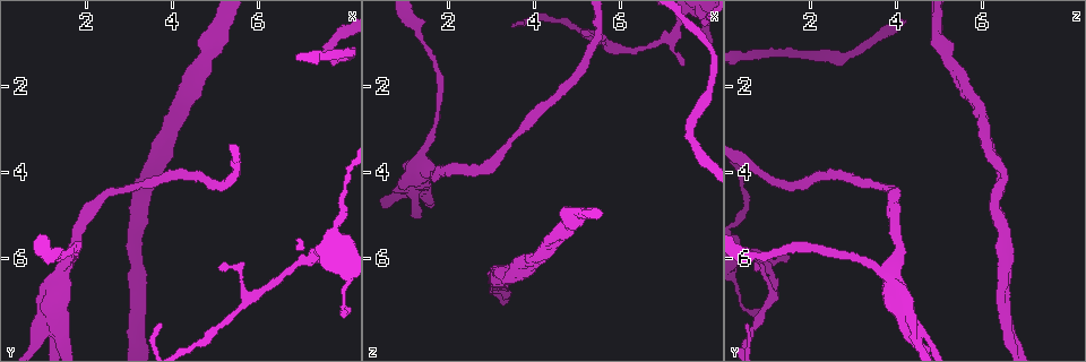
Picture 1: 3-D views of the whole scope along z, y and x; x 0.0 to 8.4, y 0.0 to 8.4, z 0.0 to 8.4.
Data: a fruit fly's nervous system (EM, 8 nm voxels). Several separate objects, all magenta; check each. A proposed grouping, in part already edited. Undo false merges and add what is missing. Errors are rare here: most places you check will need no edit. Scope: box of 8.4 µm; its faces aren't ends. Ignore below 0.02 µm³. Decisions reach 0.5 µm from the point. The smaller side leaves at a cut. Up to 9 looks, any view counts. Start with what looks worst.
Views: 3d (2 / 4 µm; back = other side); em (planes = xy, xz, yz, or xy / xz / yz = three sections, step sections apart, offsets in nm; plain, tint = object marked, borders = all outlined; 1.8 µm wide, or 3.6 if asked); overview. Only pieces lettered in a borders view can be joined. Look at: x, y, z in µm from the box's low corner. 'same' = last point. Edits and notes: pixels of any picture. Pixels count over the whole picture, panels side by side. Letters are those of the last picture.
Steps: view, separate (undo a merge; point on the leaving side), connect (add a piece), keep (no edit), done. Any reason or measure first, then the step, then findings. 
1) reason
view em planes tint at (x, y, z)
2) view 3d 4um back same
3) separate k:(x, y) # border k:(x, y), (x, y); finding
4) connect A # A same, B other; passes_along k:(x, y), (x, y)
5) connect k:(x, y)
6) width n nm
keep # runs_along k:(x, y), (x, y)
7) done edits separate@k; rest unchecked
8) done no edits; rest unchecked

calibre changes
view 3d 4um at (1.25, 7.45, 4.40)

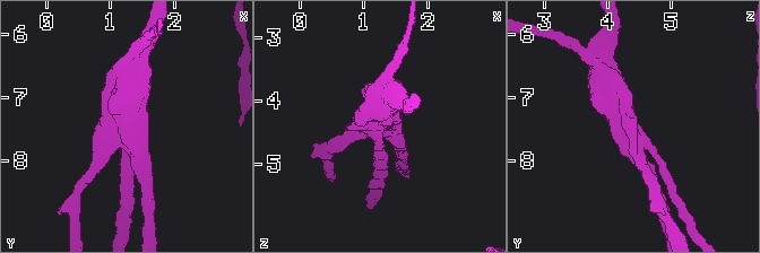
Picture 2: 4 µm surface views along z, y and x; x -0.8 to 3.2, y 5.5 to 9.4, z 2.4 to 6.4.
arms 4; need the tissue
view em 3.6um planes borders at (1.30, 7.50, 4.35)

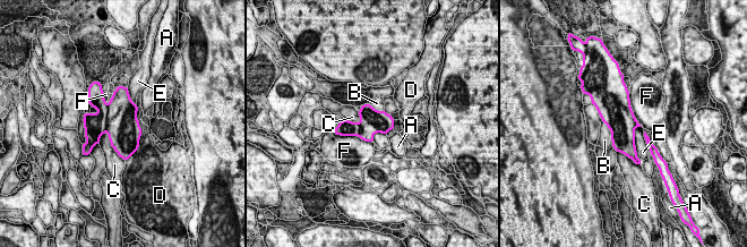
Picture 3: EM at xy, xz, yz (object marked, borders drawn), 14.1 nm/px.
keep # A other, B other, C other, D other, E other, F other; border 3:(637, 126), (635, 151), (642, 161); all the same neuron

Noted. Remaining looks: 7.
branch point
view em planes borders at (3.85, 3.10, 6.10)

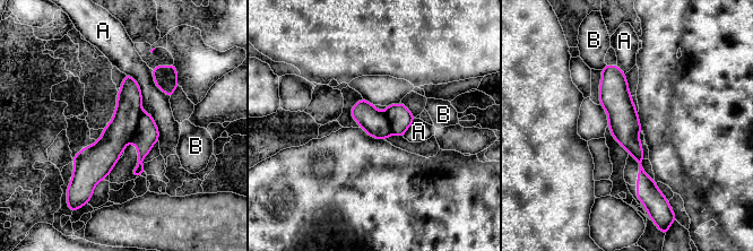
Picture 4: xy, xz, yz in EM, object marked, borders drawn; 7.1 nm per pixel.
keep # A other, B other; border 4:(126, 74), (158, 140); one neuron here

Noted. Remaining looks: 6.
an open end
view 3d 4um back at (7.50, 6.00, 1.55)

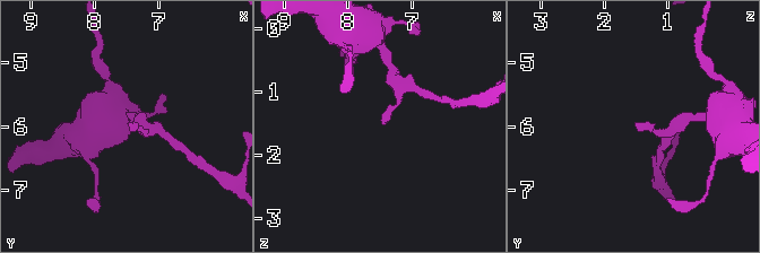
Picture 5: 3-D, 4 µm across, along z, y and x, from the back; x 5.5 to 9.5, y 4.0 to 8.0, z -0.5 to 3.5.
view em yz step 4 tint at (7.45, 5.95, 1.55)

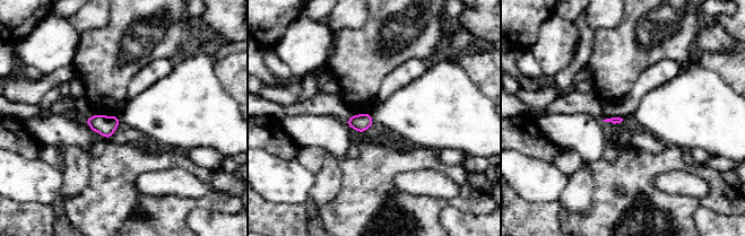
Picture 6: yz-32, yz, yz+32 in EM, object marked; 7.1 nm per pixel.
cut it another way
view em planes borders same

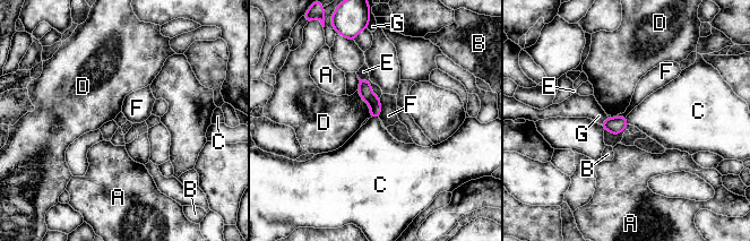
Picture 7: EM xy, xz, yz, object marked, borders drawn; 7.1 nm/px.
width 90 nm
keep # A other, B other, C other, D other, E other, F other, G other; border 7:(371, 117), (378, 118); no lettered piece goes on from it

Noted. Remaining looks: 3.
thin end
view em xy step 16 borders at (5.10, 6.20, 0.70)

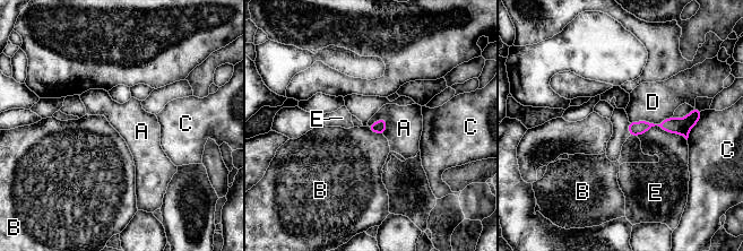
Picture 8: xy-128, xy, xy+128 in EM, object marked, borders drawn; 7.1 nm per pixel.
width 90 nm
keep # A other, B other, C other, D other, E other; runs_along 8:(690, 120), (631, 131); no lettered piece goes on from it

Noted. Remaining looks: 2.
done no edits; rest unchecked

